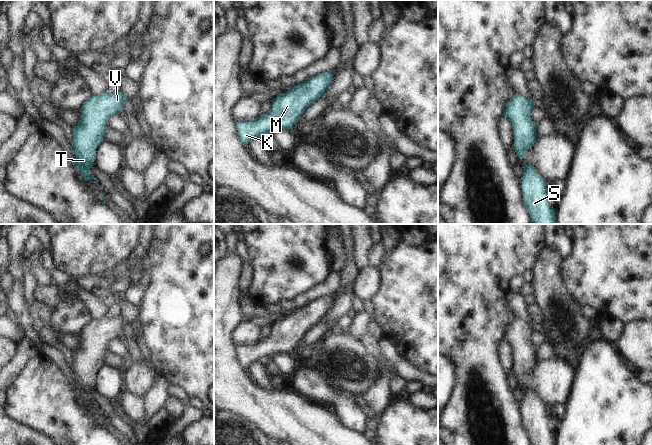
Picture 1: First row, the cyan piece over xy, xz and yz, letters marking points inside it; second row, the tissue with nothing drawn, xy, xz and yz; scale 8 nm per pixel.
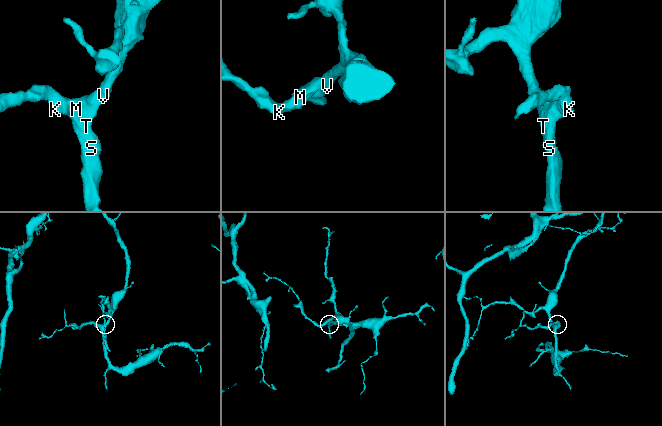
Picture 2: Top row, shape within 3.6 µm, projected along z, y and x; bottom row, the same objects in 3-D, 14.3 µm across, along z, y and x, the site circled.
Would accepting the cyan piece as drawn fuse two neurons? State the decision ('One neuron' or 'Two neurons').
One neuron.

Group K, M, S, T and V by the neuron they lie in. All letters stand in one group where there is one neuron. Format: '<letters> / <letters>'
K M S T V

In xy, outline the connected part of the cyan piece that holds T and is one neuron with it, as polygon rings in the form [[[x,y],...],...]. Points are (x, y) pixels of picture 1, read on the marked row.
[[[104,91],[102,94],[90,97],[79,110],[82,115],[80,116],[78,125],[73,128],[73,139],[71,141],[77,158],[71,159],[70,156],[68,157],[85,180],[96,180],[91,174],[90,168],[94,165],[97,147],[105,140],[103,133],[107,129],[106,121],[110,117],[118,115],[128,100],[129,99],[120,91],[112,94]]]

